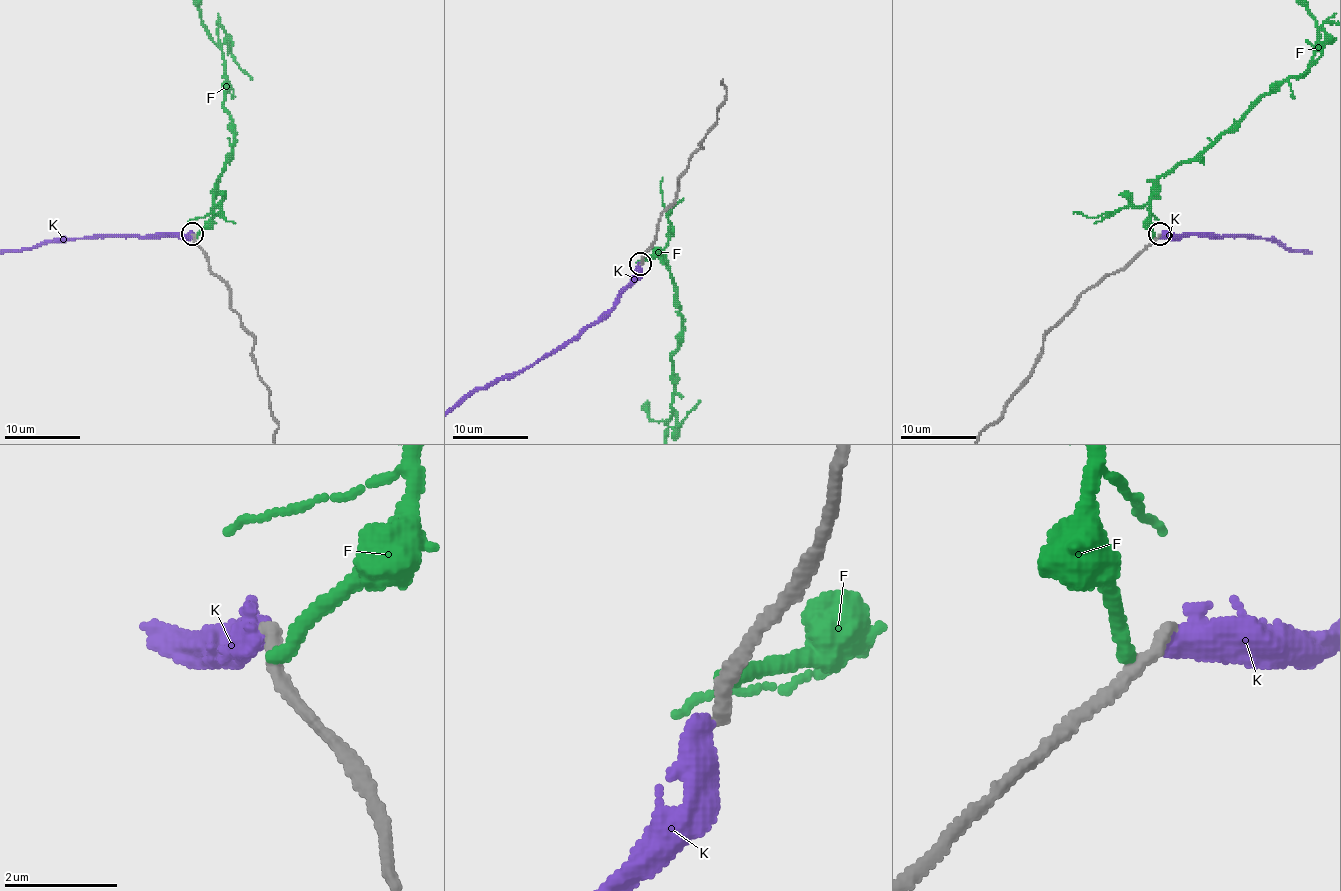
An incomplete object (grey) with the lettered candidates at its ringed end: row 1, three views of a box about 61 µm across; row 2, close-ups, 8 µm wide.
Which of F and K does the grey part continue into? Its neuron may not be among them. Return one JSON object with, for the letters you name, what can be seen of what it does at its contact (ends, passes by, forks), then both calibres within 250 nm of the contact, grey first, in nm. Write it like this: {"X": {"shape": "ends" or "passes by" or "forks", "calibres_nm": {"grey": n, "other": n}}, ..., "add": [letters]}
{"add": []}

